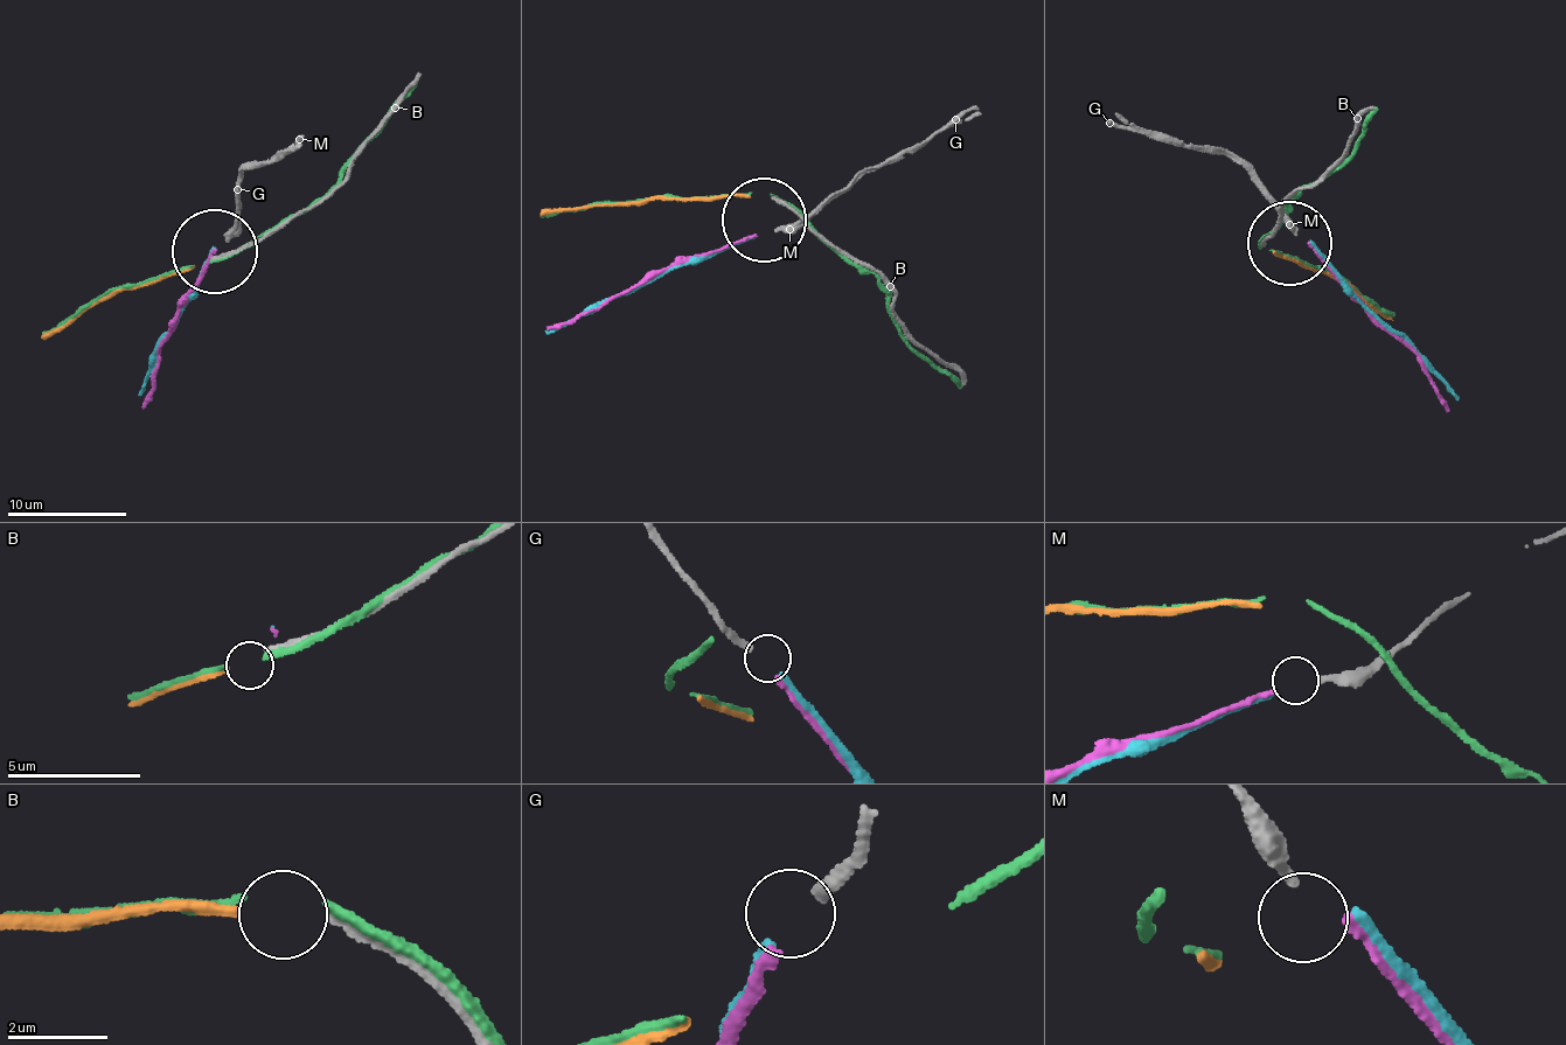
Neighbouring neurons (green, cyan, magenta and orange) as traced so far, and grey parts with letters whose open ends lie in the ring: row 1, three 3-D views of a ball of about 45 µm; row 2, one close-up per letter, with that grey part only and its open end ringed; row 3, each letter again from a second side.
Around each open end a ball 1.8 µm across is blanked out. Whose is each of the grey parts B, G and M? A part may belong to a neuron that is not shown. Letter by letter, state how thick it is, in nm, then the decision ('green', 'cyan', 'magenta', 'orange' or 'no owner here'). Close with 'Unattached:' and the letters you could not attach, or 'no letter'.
B: 240 nm | orange
G: 200 nm | cyan
M: 240 nm | magenta
Unattached: no letter

